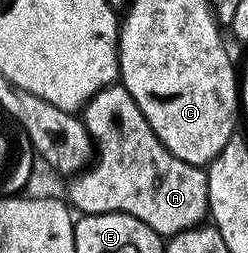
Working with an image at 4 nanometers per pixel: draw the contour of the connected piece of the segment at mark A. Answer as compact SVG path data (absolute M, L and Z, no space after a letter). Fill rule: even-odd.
M114 85L95 93L83 108L83 118L93 139L95 158L67 183L68 202L82 216L130 214L162 237L178 235L206 222L209 214L206 168L179 161L155 137L155 129L147 125L143 109L135 105L135 97L125 87Z

